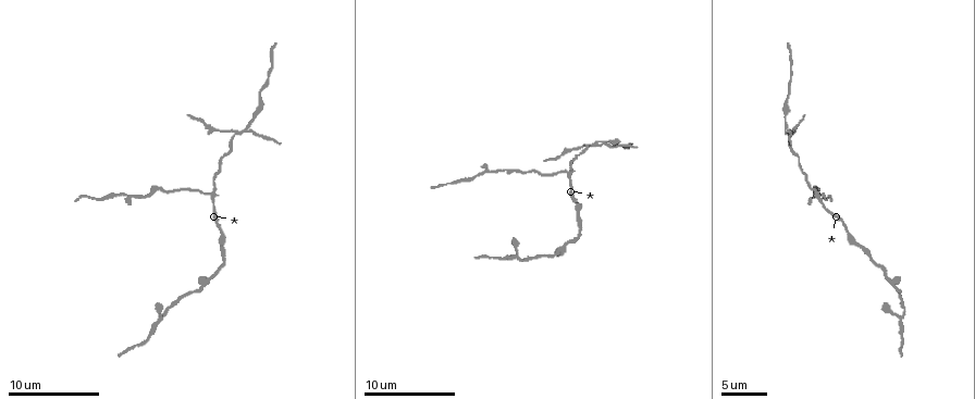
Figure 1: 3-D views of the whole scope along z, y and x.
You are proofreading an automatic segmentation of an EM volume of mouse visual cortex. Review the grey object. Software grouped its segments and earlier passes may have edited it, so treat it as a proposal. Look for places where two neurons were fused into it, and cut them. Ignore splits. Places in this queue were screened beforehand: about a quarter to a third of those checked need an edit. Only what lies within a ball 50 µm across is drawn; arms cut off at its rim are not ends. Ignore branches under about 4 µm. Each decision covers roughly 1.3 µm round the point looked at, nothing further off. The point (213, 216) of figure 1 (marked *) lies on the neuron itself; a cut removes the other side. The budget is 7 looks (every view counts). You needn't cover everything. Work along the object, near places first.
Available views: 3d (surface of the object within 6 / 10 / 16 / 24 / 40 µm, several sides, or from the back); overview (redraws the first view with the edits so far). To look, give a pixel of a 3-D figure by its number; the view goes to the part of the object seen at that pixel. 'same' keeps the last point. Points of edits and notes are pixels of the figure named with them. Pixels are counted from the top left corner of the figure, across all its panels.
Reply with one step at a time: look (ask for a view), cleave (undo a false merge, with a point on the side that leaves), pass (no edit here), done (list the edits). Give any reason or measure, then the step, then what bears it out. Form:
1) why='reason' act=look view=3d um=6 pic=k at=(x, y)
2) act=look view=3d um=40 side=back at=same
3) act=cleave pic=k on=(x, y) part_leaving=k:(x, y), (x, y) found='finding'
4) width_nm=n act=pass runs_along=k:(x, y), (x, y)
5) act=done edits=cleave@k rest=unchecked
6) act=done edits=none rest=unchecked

why='three-way junction' act=look view=3d um=6 pic=1 at=(209, 193)

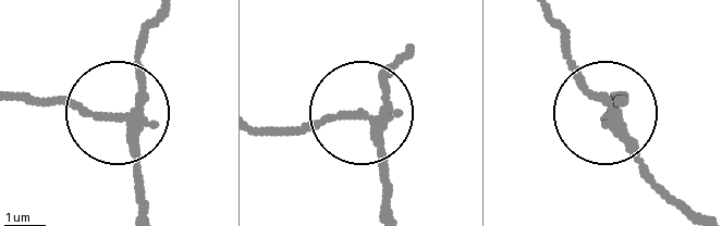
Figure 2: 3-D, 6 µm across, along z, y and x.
act=look view=3d um=6 side=back pic=2 at=(608, 118)

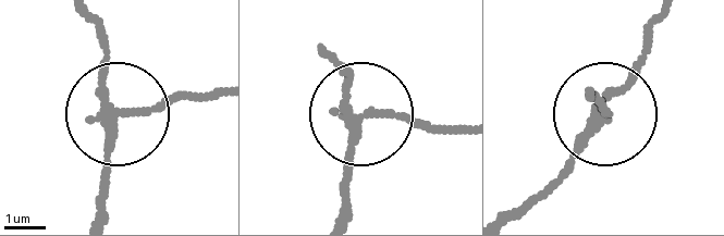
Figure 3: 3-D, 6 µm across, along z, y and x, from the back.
arms=3 act=cleave pic=3 on=(169, 99) part_leaving=3:(118, 111), (219, 98) found='a second neuron is stuck on'

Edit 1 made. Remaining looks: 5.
why='see it whole again' act=look view=overview

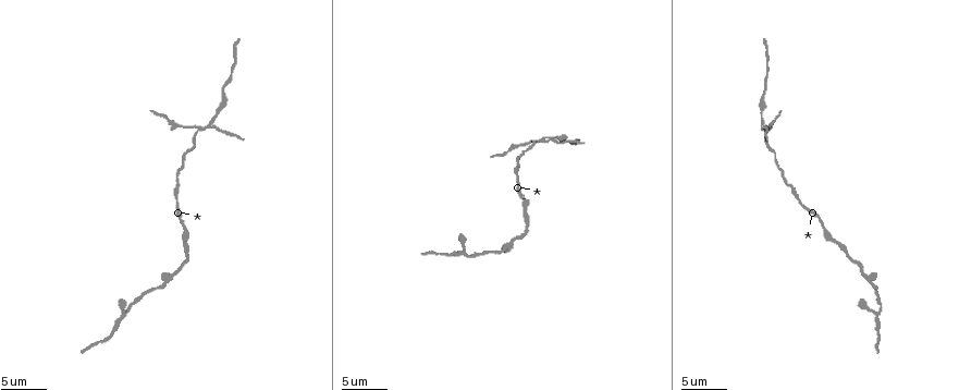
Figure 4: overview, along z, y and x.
why='side arm on a straight run' act=look view=3d um=6 pic=4 at=(873, 284)

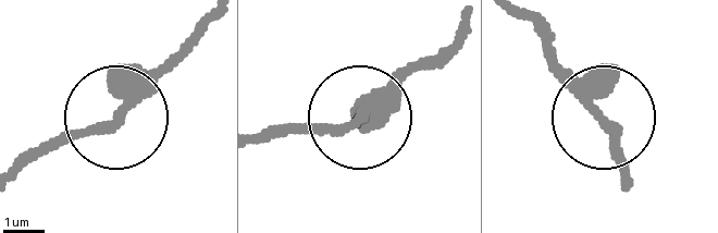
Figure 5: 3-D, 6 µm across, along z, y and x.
act=look view=3d um=6 side=back pic=5 at=(121, 111)

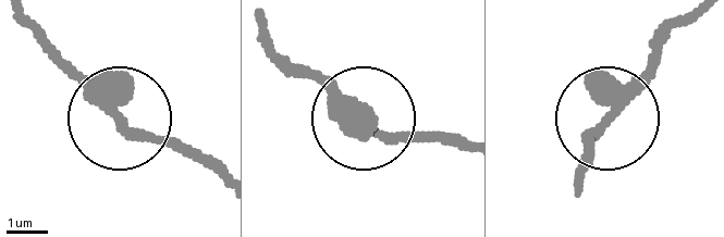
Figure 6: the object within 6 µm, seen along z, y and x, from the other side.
act=pass runs_along=6:(268, 33), (389, 133), (448, 136) found='one neuron here'

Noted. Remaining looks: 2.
why='four or more arms meet' act=look view=3d um=10 pic=4 at=(203, 127)

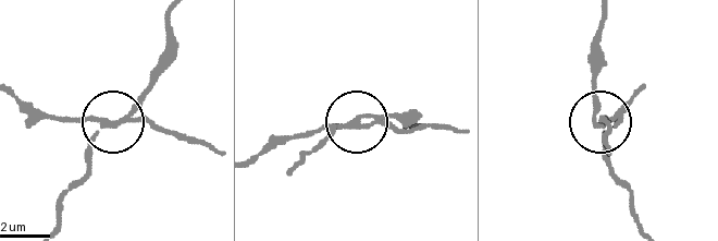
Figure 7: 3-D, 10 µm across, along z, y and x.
arms=4 act=cleave pic=7 on=(144, 115) part_leaving=7:(103, 122), (37, 117), (12, 98) found='a second neuron is stuck on'

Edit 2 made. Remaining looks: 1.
act=done edits=cleave@3,cleave@7 rest=unchecked

